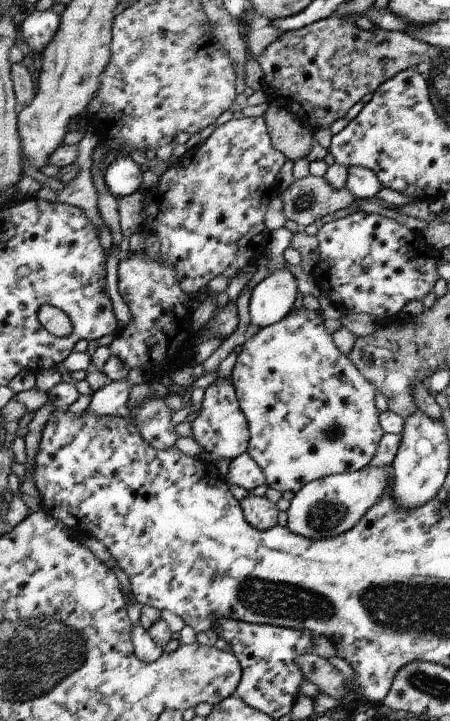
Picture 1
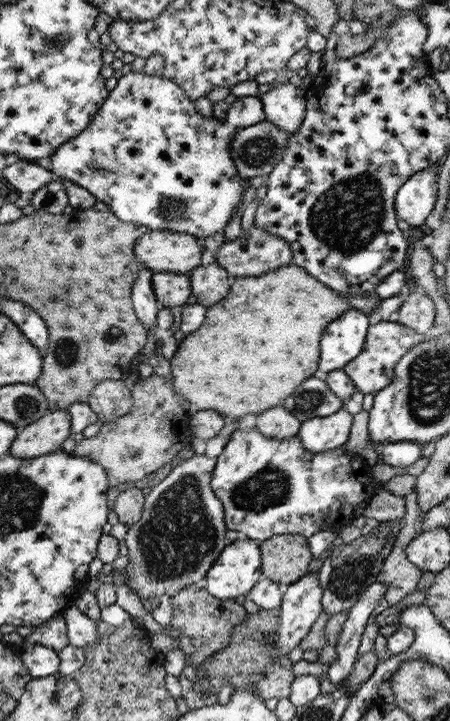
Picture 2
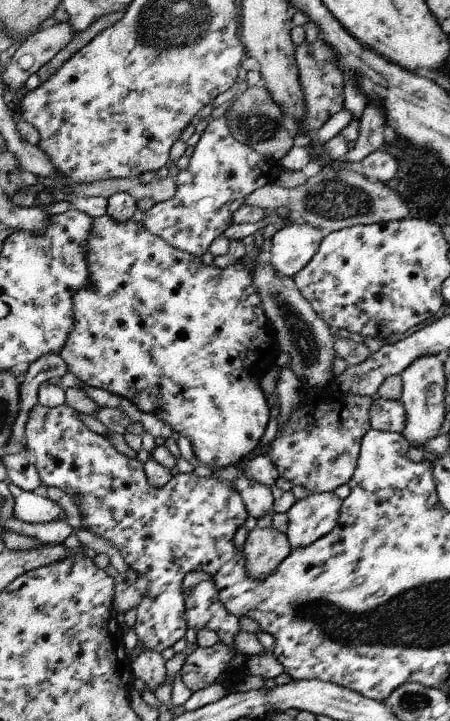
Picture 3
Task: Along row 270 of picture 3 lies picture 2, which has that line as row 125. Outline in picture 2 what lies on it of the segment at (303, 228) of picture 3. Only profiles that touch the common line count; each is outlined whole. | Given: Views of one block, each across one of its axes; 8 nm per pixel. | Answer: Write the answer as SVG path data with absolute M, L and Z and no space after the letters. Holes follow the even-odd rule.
M279 78L275 86L261 97L265 120L291 136L303 123L306 112L306 90L292 85L287 78Z

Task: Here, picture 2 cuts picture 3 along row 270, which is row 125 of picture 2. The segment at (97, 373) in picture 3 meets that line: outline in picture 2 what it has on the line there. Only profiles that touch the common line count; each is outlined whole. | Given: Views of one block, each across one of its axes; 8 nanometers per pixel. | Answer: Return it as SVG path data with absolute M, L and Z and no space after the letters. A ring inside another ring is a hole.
M139 71L123 75L118 79L118 83L114 89L111 90L107 96L106 102L100 107L100 110L95 114L95 118L92 119L90 126L86 130L82 131L74 138L67 140L58 150L50 156L50 172L56 176L58 180L70 180L82 186L93 194L97 200L106 203L110 210L115 213L122 221L133 222L134 224L142 224L152 231L154 230L171 230L172 232L185 232L186 234L192 234L197 238L205 239L207 236L212 236L216 232L222 232L226 230L228 222L232 220L234 212L237 210L242 214L242 194L244 190L249 186L250 180L238 176L236 172L236 165L231 155L231 140L235 139L236 133L246 128L258 124L265 120L265 112L261 97L248 96L237 98L235 102L229 105L226 116L221 121L218 117L213 116L206 118L196 110L195 103L190 100L183 88L180 88L173 80L168 80L164 77L149 76L148 72Z

